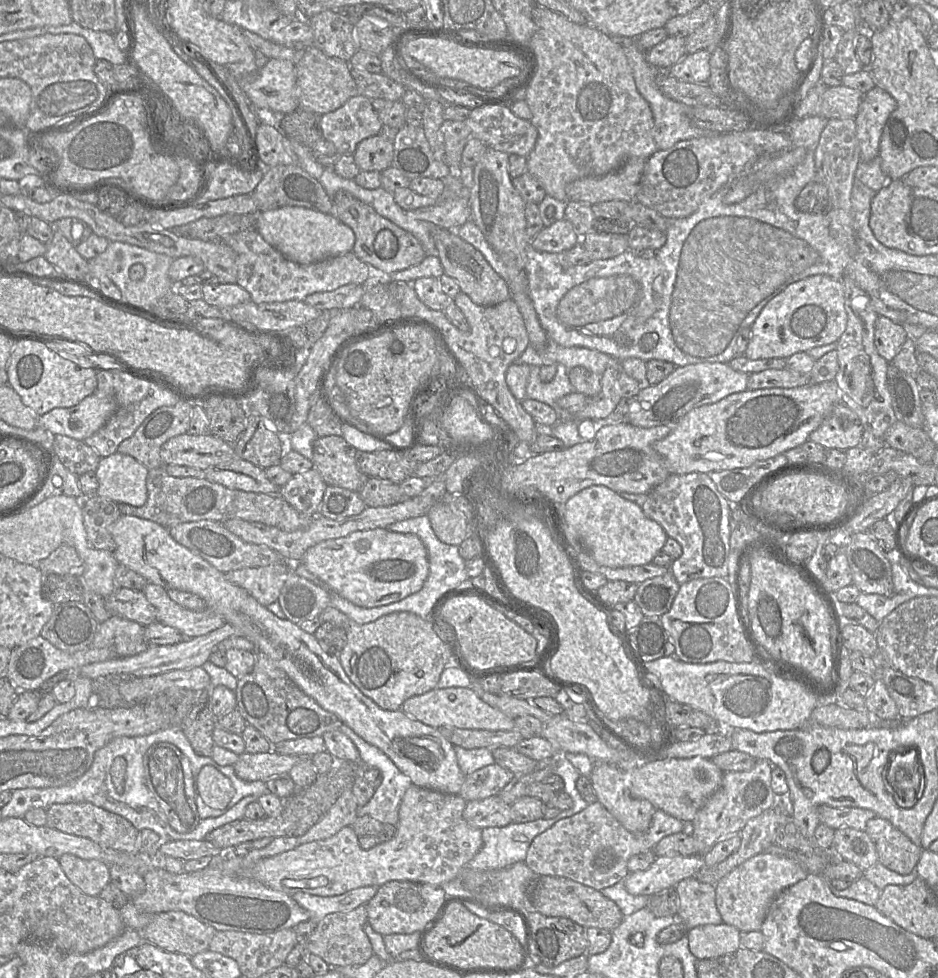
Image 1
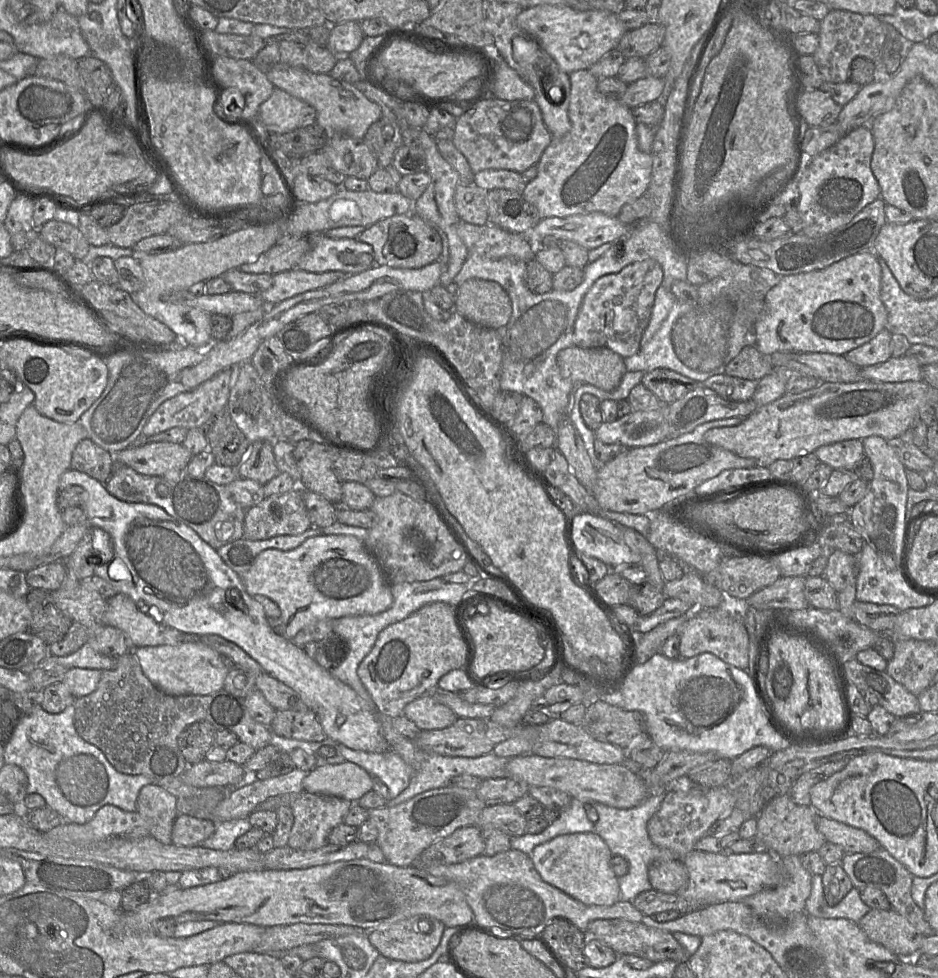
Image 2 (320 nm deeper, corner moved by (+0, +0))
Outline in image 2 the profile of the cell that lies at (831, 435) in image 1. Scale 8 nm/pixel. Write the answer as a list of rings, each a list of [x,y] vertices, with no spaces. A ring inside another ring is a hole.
[[[859,439],[823,445],[814,453],[821,463],[831,466],[833,470],[852,471],[865,456],[862,441]]]

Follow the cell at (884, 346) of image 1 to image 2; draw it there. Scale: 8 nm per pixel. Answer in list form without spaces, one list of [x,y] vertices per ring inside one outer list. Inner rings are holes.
[[[884,329],[869,342],[846,353],[844,357],[860,369],[886,362],[891,358],[891,339],[892,334]]]

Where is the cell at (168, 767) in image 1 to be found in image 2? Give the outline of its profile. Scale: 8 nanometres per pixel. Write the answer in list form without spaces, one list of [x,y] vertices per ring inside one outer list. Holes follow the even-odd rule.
[[[180,814],[172,827],[172,843],[177,846],[195,847],[215,832],[215,823],[211,819],[198,819]]]

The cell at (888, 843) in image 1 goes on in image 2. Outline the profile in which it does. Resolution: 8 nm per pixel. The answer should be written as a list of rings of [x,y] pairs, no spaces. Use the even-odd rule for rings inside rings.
[[[822,814],[816,815],[818,830],[826,841],[835,843],[844,853],[872,852],[880,848],[879,842],[866,831],[833,820]]]

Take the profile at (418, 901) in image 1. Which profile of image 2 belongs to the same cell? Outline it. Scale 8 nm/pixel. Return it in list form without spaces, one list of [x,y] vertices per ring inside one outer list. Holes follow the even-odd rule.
[[[412,916],[368,932],[380,955],[403,962],[428,959],[439,946],[444,924],[430,916]]]

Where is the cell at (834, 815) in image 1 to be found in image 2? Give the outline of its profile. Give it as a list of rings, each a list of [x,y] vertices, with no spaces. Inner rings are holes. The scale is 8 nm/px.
[[[789,794],[779,796],[766,805],[757,816],[756,838],[762,841],[776,857],[801,856],[811,851],[819,851],[825,844],[825,836],[818,830],[816,815],[812,806],[795,803]]]

